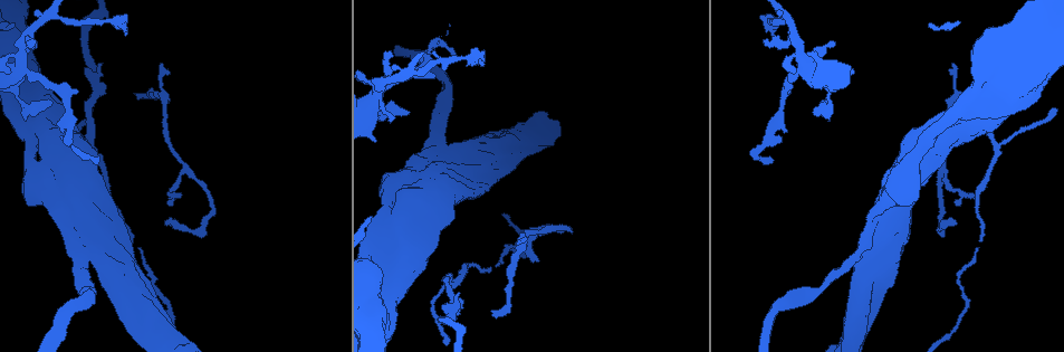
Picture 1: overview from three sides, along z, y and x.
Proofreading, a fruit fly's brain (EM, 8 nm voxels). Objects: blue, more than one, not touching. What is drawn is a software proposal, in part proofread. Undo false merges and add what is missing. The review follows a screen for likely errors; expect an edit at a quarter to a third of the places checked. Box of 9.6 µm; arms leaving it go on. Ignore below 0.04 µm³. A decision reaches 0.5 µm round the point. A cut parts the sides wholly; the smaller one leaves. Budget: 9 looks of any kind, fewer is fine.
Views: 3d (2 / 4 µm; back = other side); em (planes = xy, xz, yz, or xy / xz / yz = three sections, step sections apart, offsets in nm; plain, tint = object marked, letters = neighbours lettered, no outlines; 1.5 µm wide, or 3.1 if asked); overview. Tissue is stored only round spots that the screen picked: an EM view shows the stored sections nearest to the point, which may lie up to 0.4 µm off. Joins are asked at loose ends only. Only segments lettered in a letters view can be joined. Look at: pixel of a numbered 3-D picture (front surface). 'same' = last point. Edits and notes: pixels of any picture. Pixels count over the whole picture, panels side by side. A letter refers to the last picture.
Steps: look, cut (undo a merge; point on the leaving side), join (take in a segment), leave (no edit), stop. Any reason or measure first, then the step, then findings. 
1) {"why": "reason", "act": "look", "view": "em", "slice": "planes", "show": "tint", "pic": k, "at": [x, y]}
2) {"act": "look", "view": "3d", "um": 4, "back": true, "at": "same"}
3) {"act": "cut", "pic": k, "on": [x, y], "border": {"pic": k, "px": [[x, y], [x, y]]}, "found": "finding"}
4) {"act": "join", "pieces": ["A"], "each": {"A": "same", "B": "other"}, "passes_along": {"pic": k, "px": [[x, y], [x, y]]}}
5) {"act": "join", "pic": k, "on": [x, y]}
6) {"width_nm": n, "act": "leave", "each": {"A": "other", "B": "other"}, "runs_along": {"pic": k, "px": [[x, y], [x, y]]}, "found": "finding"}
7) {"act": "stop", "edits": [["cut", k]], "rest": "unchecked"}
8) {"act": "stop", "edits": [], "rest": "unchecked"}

{"why": "closes a loop", "act": "look", "view": "3d", "um": 2, "pic": 1, "at": [372, 235]}

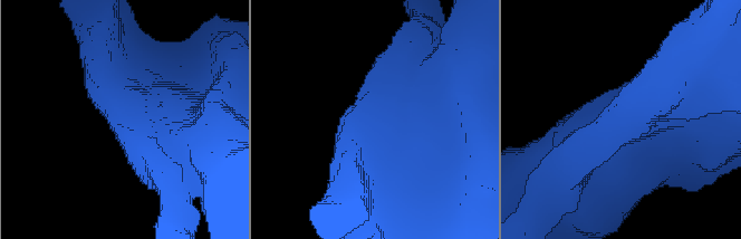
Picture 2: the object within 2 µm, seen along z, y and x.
{"why": "now the EM", "act": "look", "view": "em", "slice": "planes", "show": "letters", "pic": 2, "at": [114, 110]}

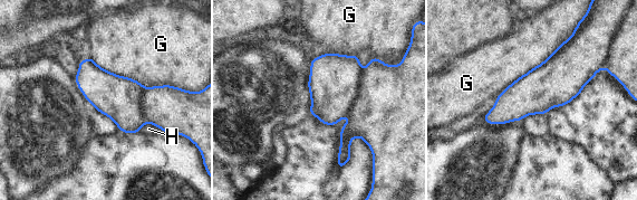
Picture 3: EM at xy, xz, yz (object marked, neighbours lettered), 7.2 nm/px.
{"width_nm": 320, "longest_contact_nm": ["G", 700], "act": "leave", "each": {"G": "other", "H": "other"}, "found": "continuous, no second neuron"}

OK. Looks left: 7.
{"why": "long arm stops here", "act": "look", "view": "3d", "um": 2, "pic": 1, "at": [979, 240]}

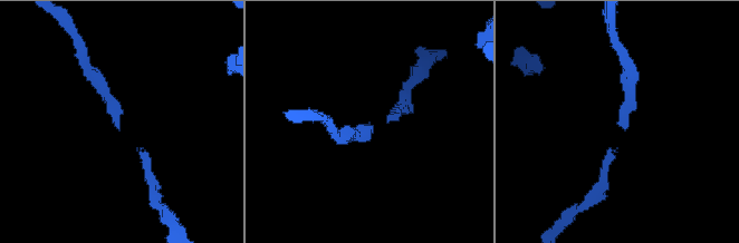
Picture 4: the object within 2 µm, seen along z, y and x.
{"act": "look", "view": "em", "slice": "planes", "show": "letters", "pic": 4, "at": [370, 129]}

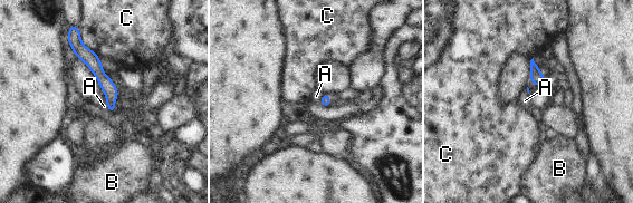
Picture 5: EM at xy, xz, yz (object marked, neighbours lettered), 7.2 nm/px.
{"act": "leave", "each": {"A": "other", "B": "other", "C": "other"}, "runs_along": {"pic": 5, "px": [[76, 46], [108, 87], [112, 107]]}, "found": "none of them fits"}

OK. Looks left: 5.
{"why": "an open end", "act": "look", "view": "em", "slice": "planes", "show": "tint", "pic": 1, "at": [492, 311]}

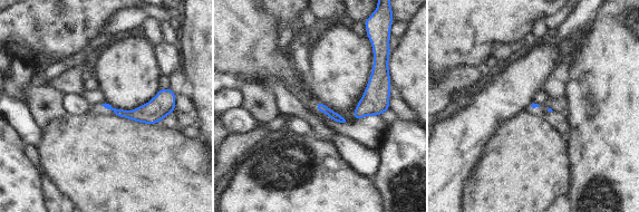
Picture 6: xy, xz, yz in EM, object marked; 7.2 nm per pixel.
{"act": "look", "view": "em", "slice": "planes", "show": "letters", "at": "same"}

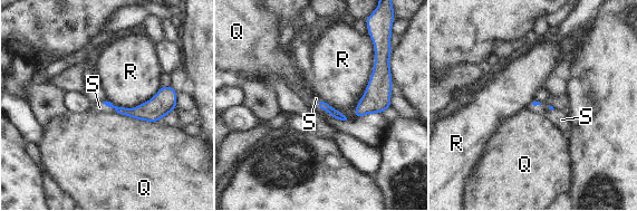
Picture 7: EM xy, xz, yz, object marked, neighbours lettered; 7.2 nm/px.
{"longest_contact_nm": ["R", 500], "act": "join", "pieces": ["S"], "each": {"Q": "other", "R": "other", "S": "same"}, "found": "the neuron continues"}

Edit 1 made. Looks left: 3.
{"act": "look", "view": "overview"}

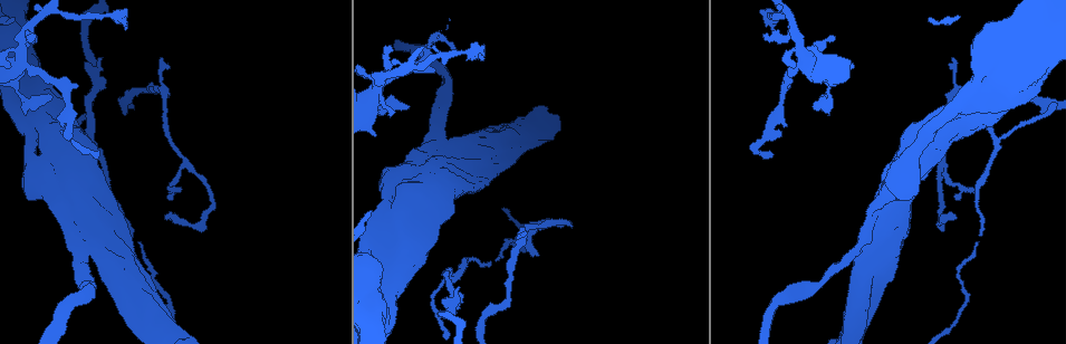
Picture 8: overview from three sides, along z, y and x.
{"why": "long arm stops here", "act": "look", "view": "em", "slice": "yz", "step": 4, "show": "letters", "pic": 8, "at": [769, 150]}

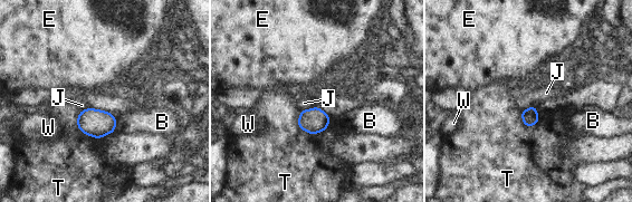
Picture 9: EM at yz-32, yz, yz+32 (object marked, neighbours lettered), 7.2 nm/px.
{"act": "leave", "each": {"B": "other", "E": "other", "J": "other", "T": "other", "W": "other"}, "border": {"pic": 9, "px": [[314, 106], [300, 111]]}, "found": "none of them fits"}

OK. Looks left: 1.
{"act": "stop", "edits": [["join", 7]], "rest": "unchecked"}

